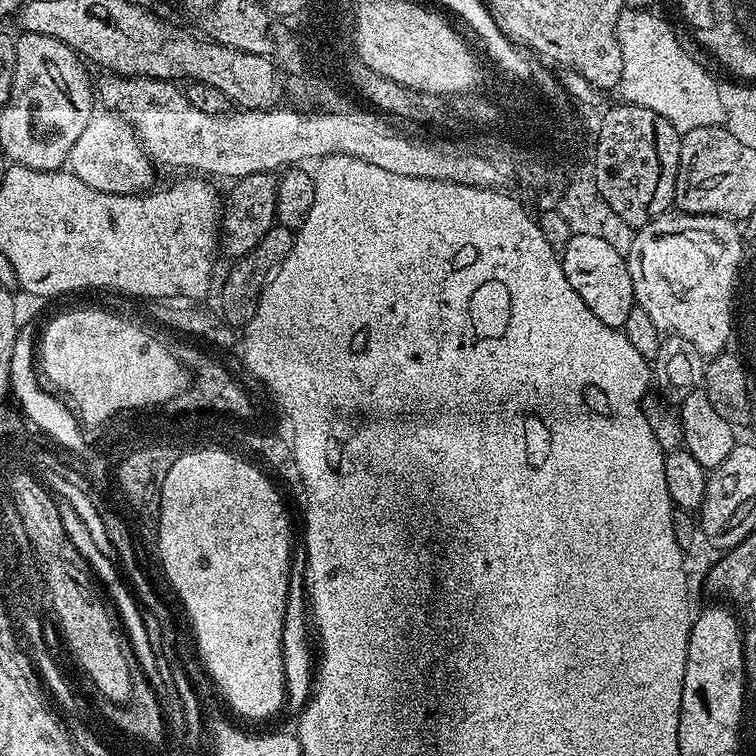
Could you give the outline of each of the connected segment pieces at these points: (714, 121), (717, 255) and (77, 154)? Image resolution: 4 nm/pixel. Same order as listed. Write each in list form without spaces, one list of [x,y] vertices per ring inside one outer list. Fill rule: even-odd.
[[[627,13],[622,19],[622,26],[632,16],[642,22],[646,20],[646,28],[650,30],[646,30],[642,38],[626,36],[622,40],[627,64],[618,85],[618,92],[624,95],[621,97],[629,104],[637,104],[646,110],[654,110],[654,114],[666,118],[666,122],[670,122],[681,134],[695,128],[715,128],[723,125],[725,118],[720,97],[720,84],[714,78],[706,77],[696,64],[684,56],[684,52],[677,48],[671,32],[668,32],[668,28],[659,21],[652,20],[651,17]]]
[[[665,214],[659,216],[657,220],[650,221],[646,226],[642,226],[631,237],[632,248],[626,255],[630,278],[634,282],[634,294],[636,303],[650,314],[651,321],[660,328],[661,333],[675,334],[686,338],[698,348],[705,358],[713,358],[724,352],[729,347],[728,340],[733,339],[734,332],[728,328],[728,296],[732,296],[732,272],[736,272],[736,260],[740,260],[740,240],[736,240],[736,232],[732,232],[732,223],[727,216],[694,216],[691,214]]]
[[[94,114],[90,122],[86,122],[86,130],[82,130],[78,142],[74,142],[70,150],[67,167],[79,180],[86,182],[86,186],[94,190],[131,196],[151,189],[153,165],[136,133],[121,116],[103,115]]]

